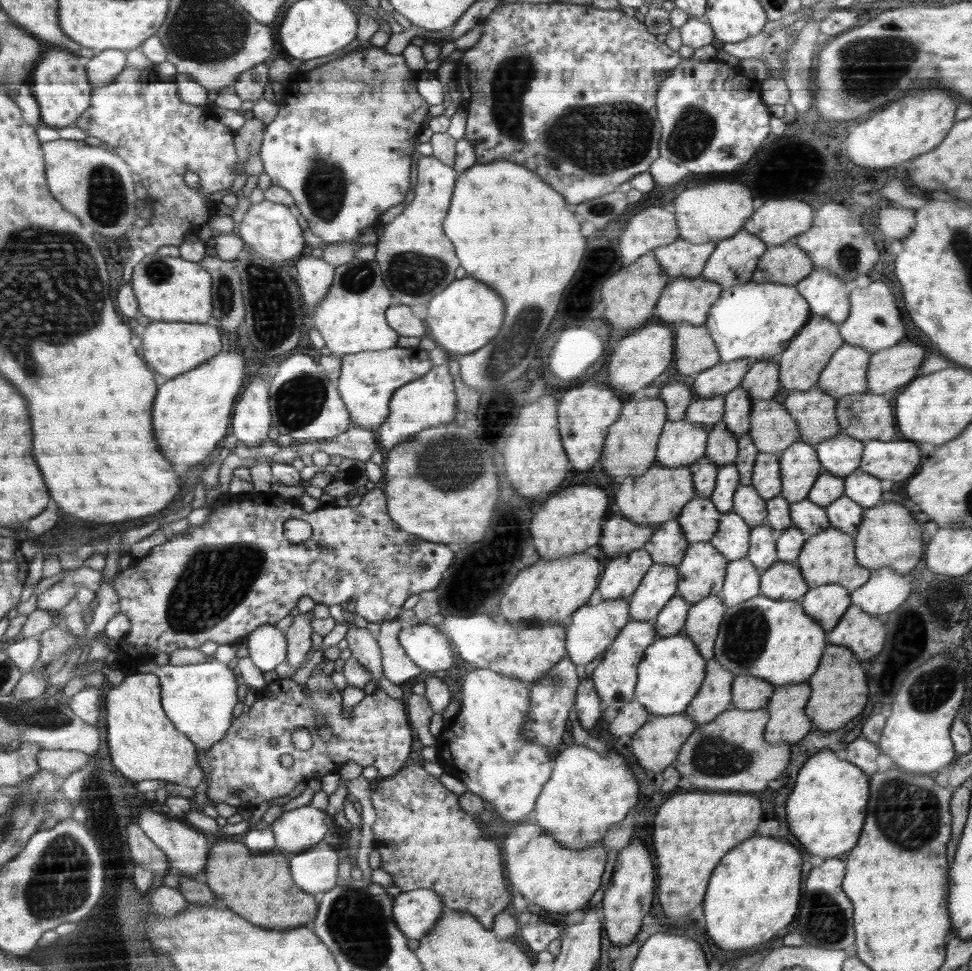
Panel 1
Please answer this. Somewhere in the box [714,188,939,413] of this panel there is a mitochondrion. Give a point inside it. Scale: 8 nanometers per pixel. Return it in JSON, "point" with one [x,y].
{"point":[850,258]}

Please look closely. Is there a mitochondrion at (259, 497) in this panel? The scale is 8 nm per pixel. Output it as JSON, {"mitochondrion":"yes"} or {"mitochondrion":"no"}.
{"mitochondrion":"no"}

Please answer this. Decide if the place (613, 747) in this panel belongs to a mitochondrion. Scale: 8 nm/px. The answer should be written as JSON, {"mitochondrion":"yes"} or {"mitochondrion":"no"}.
{"mitochondrion":"no"}

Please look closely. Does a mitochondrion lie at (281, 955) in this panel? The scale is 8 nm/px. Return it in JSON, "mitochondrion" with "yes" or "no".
{"mitochondrion":"no"}

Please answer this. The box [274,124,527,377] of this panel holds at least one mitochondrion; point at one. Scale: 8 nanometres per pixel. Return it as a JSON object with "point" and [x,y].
{"point":[325,184]}

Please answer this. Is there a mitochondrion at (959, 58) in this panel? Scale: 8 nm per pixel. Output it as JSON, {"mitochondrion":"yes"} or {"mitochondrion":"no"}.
{"mitochondrion":"no"}

